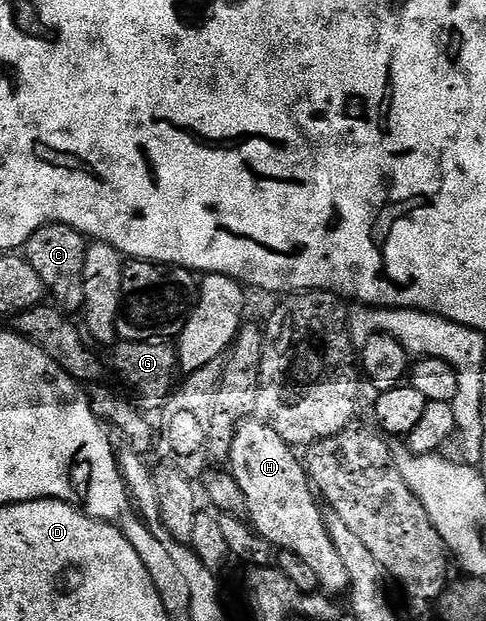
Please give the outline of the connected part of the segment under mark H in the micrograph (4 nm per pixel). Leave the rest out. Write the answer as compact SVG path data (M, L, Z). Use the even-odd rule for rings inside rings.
M252 417L237 425L227 467L233 472L235 481L239 481L239 489L243 489L248 522L266 544L299 556L307 565L307 569L315 573L322 592L345 591L351 583L351 577L347 569L343 569L343 561L339 561L339 553L335 553L331 537L327 533L325 511L319 502L318 492L313 486L313 480L309 478L306 464L302 460L300 463L297 455L298 452L290 447L287 441L283 441L283 437L279 437L279 433L271 429L271 425L264 423L260 417Z

